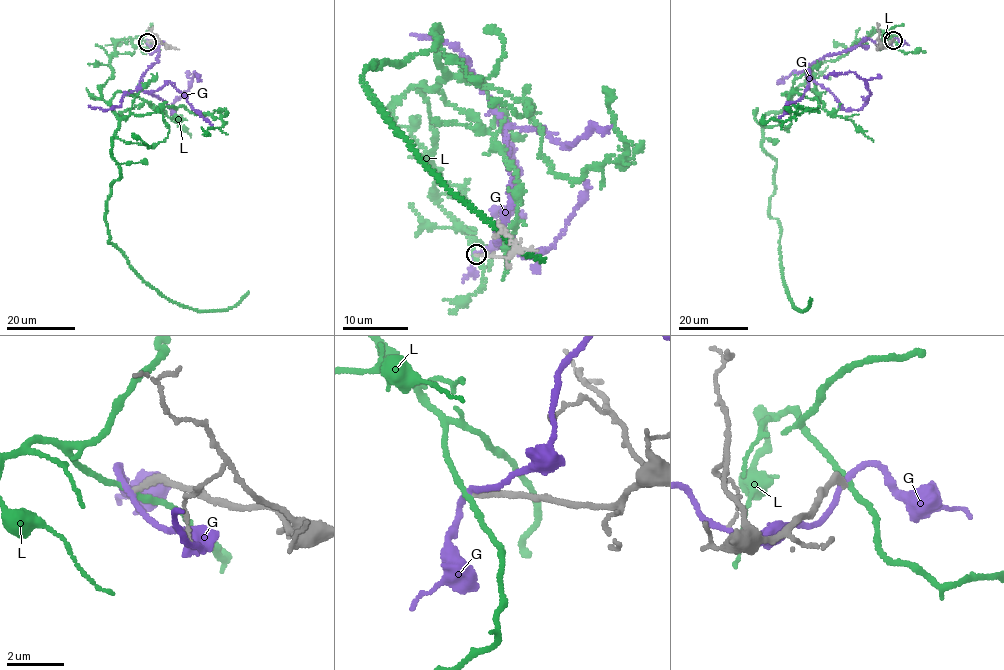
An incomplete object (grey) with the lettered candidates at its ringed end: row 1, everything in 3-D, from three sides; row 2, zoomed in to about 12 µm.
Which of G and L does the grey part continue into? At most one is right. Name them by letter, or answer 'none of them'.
none of them

